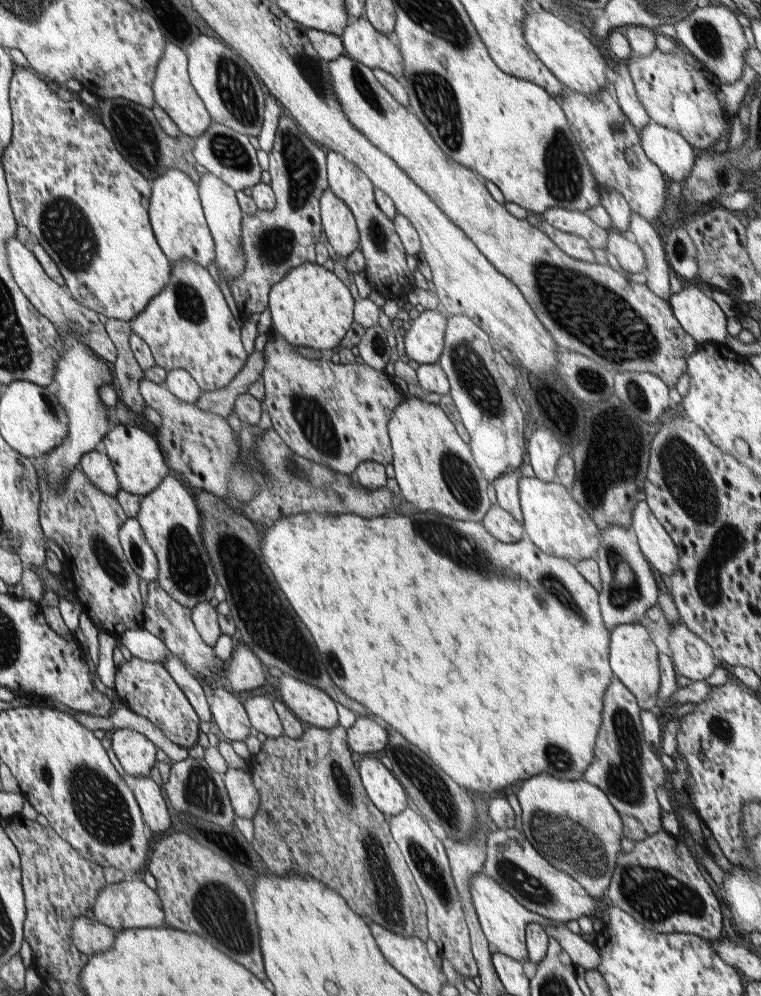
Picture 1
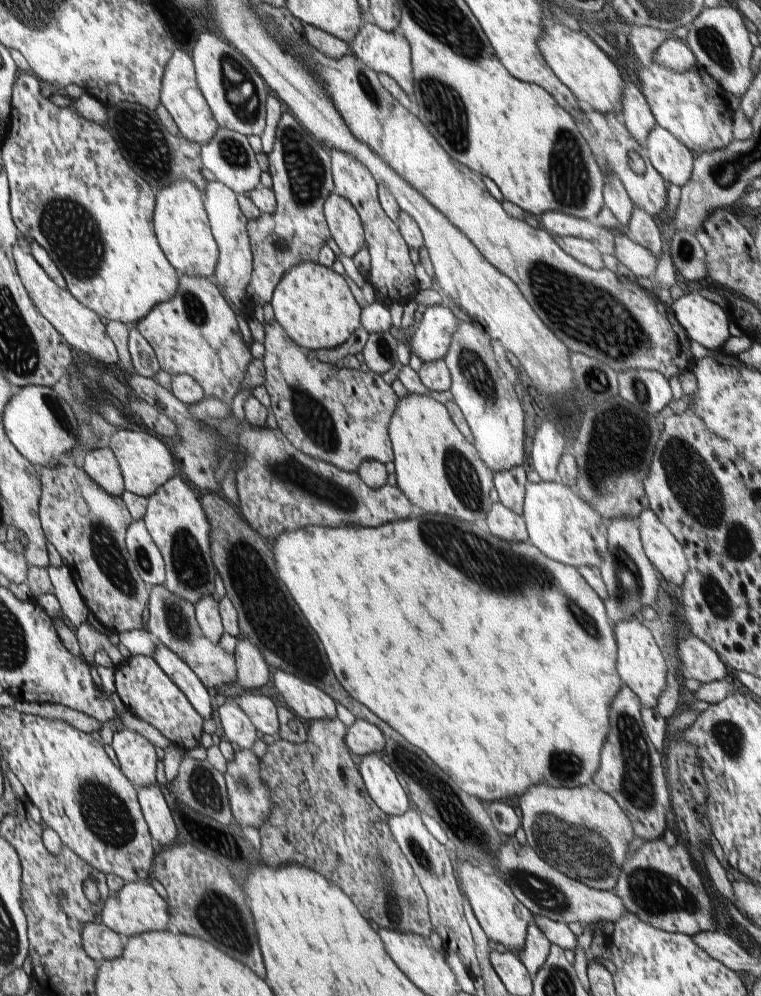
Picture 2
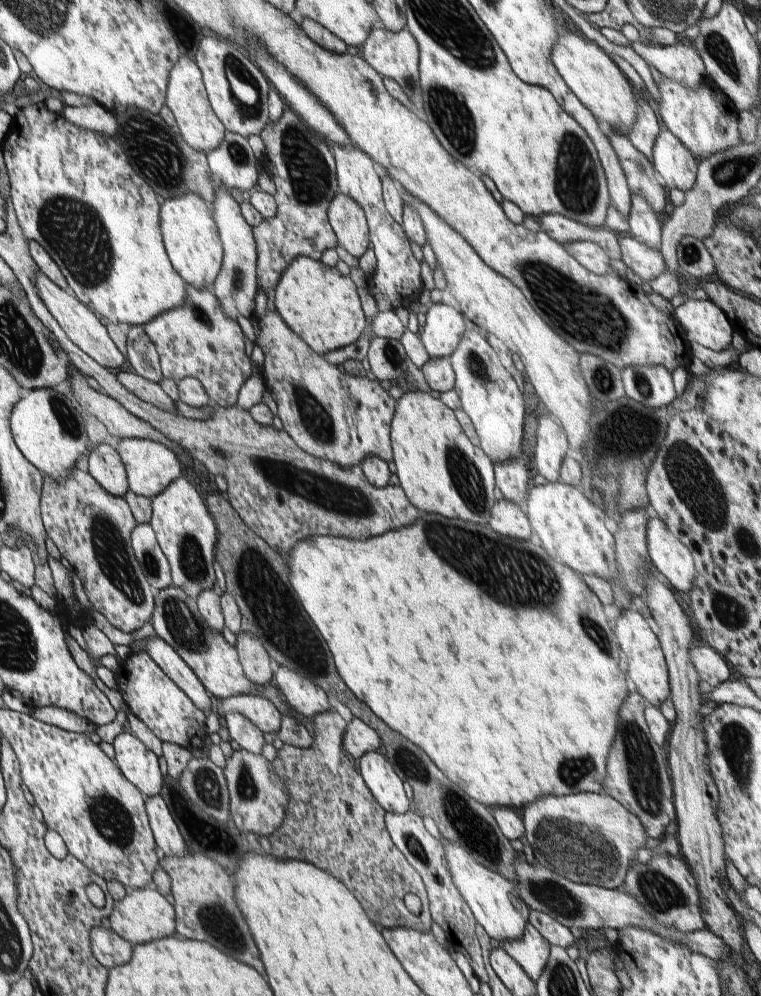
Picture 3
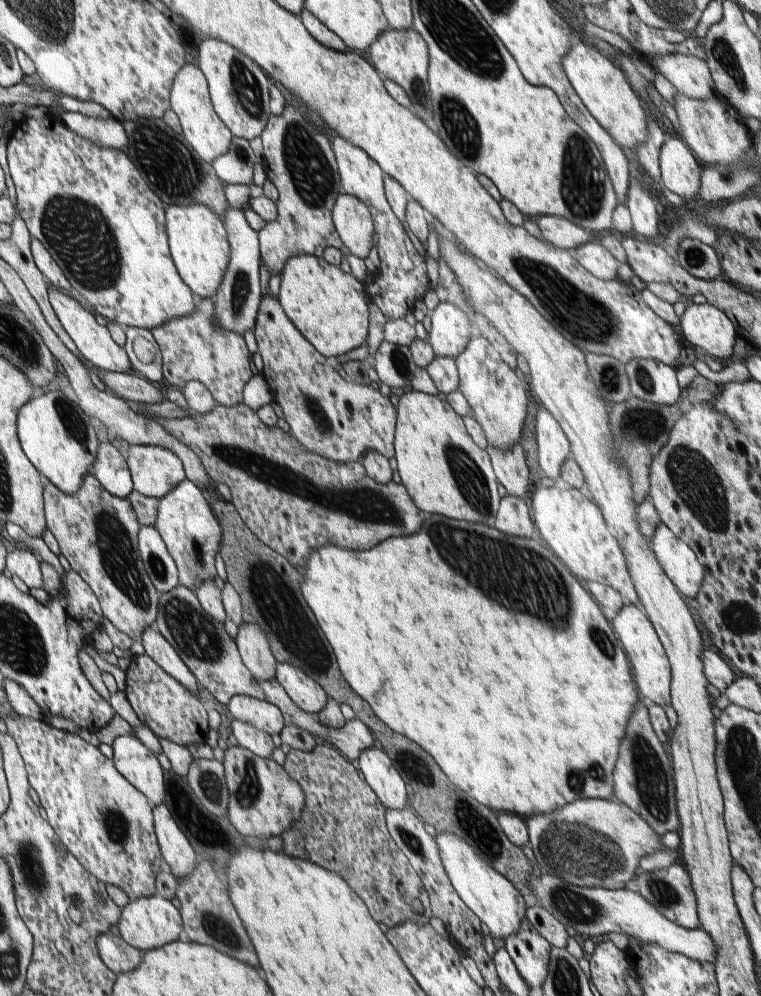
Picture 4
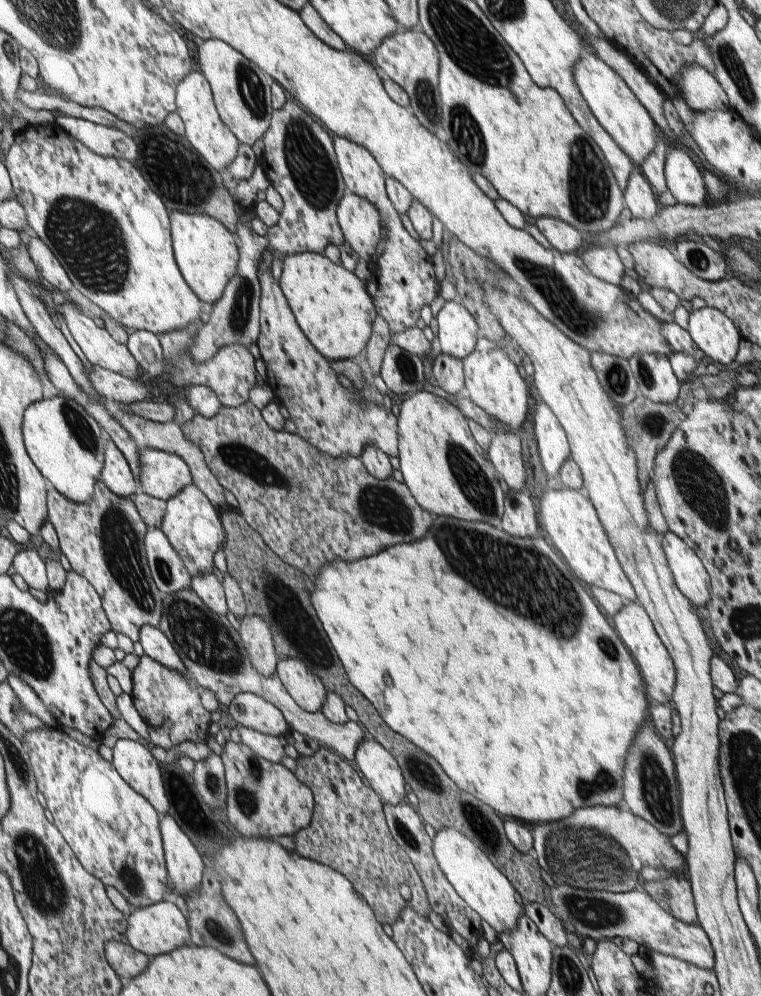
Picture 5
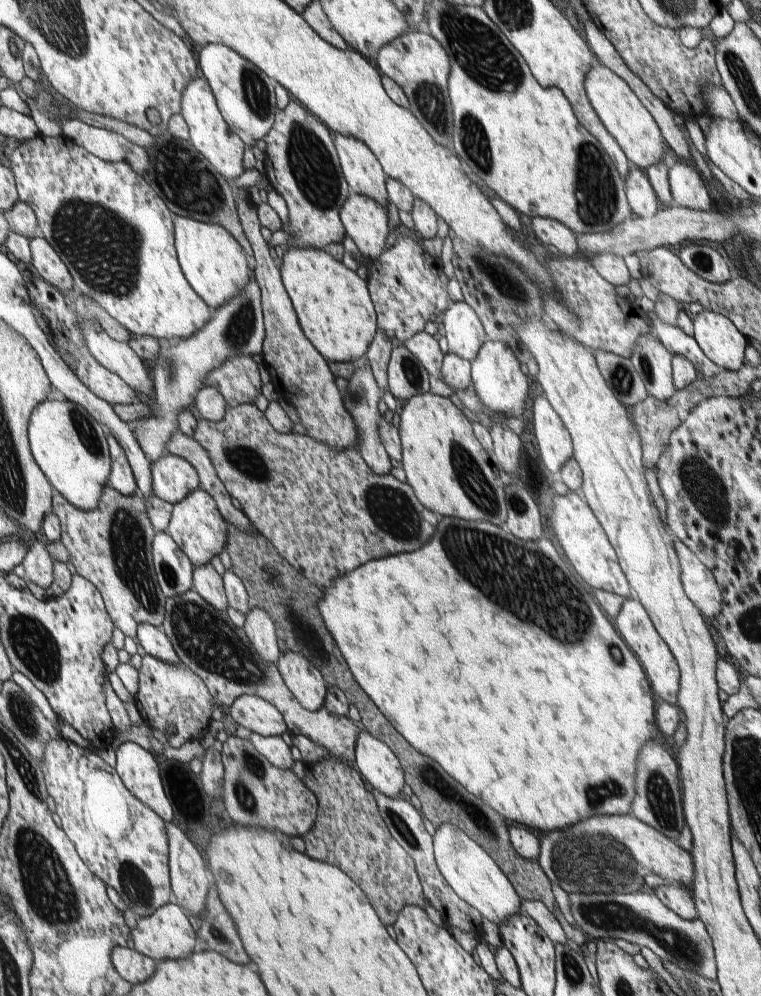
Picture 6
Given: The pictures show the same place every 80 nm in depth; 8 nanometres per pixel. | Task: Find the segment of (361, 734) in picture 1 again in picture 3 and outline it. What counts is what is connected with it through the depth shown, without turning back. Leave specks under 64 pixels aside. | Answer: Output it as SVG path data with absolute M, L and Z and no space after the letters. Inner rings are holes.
M354 718L350 722L349 728L346 728L344 745L346 752L350 756L361 758L368 752L376 751L382 745L381 737L378 736L377 730L370 728L360 718Z

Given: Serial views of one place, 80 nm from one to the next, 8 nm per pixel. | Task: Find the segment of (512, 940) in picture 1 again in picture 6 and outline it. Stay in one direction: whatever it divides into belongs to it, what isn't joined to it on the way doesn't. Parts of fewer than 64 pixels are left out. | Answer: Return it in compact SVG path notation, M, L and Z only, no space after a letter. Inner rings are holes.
M442 823L434 829L434 852L438 868L462 900L496 924L521 912L521 897L500 865L460 827Z

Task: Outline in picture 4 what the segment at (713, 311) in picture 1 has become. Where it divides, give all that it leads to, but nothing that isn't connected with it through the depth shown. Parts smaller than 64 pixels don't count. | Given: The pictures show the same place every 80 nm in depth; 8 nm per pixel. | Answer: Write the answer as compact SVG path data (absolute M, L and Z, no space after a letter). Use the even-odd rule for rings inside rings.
M709 303L688 304L683 315L680 317L680 328L685 343L706 350L707 354L716 358L724 359L727 363L733 359L733 348L738 332L730 318L724 312L718 310Z

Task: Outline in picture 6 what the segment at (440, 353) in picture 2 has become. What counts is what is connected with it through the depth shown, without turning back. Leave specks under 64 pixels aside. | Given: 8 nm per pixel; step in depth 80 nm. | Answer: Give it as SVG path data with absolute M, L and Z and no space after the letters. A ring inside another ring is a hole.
M459 301L448 308L443 317L449 352L472 362L487 341L483 322L476 316L476 310L472 310L468 303Z

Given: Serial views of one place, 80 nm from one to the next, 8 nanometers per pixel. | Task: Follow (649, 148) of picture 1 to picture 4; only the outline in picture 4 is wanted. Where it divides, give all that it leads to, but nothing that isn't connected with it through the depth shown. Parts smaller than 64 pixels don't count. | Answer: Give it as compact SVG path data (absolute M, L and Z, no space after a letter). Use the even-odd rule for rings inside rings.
M665 134L658 164L662 186L684 197L688 202L698 194L702 165L678 136Z

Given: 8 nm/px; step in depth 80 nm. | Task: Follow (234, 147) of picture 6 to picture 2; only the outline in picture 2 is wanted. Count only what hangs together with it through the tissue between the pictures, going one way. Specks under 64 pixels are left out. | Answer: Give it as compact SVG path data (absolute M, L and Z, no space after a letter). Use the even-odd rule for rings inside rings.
M174 50L173 59L165 69L164 86L161 88L161 104L168 110L183 138L198 145L208 144L219 125L197 84L196 66L193 58L181 50Z

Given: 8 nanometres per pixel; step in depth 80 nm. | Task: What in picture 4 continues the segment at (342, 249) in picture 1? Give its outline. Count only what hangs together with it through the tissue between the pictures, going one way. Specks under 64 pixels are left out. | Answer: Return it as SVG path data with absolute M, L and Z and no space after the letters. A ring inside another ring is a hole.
M348 193L339 195L333 209L333 224L349 253L361 259L370 254L376 226L367 204Z

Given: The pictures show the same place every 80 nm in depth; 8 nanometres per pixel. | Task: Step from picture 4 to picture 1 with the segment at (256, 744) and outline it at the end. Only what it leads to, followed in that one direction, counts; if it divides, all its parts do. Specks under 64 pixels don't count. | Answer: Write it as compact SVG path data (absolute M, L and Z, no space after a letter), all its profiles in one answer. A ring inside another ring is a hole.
M212 689L210 710L214 723L228 742L245 741L250 735L250 720L242 702L227 689Z

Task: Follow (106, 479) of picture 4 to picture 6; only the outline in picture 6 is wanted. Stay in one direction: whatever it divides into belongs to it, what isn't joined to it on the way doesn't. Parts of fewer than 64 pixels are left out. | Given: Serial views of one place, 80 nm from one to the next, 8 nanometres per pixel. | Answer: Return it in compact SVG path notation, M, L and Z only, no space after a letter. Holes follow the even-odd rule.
M112 433L109 434L109 445L110 456L112 457L112 472L109 476L108 486L124 494L124 496L138 493L136 477L133 475L129 457L126 456L125 449L121 447Z

